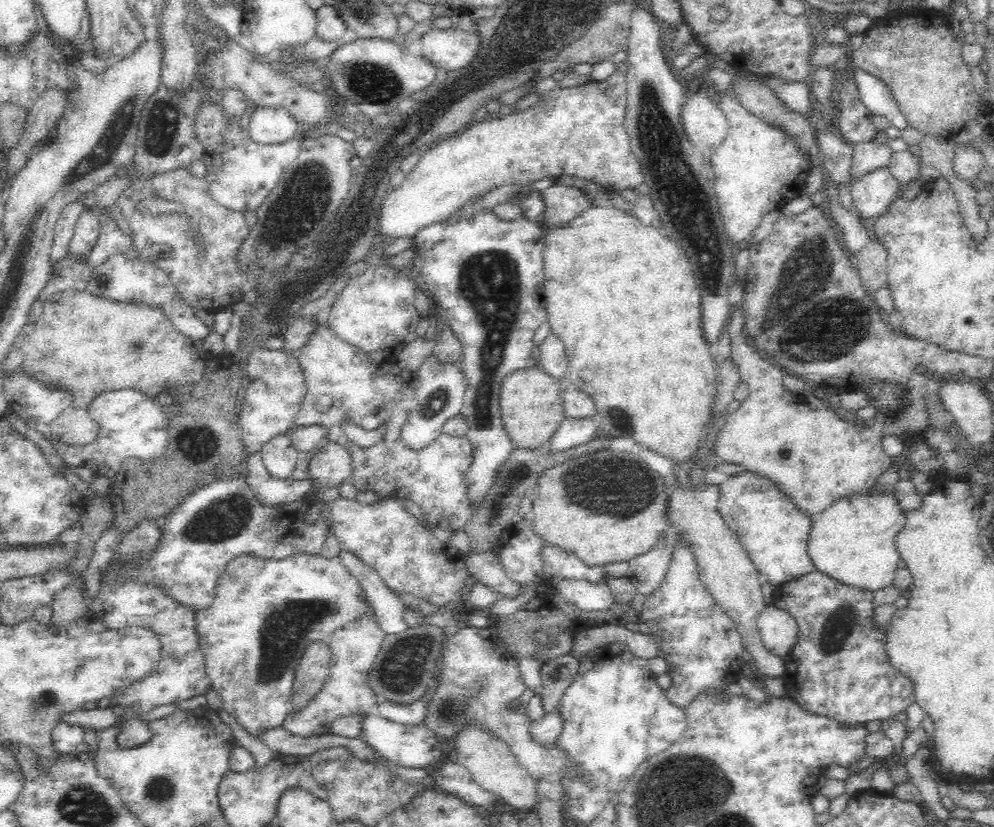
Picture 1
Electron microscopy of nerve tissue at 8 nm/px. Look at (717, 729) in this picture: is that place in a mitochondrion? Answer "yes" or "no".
no

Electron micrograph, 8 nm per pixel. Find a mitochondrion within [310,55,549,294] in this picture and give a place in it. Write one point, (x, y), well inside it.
(371, 82)

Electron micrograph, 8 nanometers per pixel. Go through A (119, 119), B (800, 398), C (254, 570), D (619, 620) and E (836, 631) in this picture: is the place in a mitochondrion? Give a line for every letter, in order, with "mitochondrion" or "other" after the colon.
A: mitochondrion
B: other
C: other
D: other
E: mitochondrion

